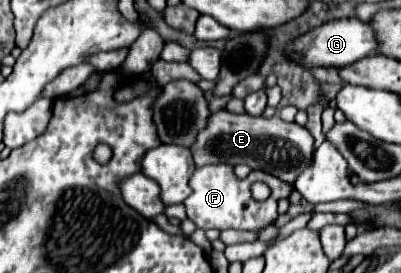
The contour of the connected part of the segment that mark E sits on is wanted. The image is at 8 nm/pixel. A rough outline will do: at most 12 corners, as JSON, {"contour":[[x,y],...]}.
{"contour":[[211,113],[191,153],[197,167],[245,163],[285,183],[313,161],[297,125]]}

